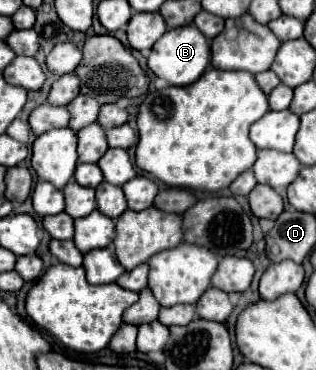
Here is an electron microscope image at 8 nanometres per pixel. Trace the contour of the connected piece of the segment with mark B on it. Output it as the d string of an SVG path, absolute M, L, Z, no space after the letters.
M194 24L168 30L156 42L156 46L152 46L152 52L148 56L148 68L158 78L164 78L168 84L176 84L176 86L188 86L196 82L196 78L200 78L200 74L208 68L208 64L210 64L210 44L204 38L204 34L196 30Z

